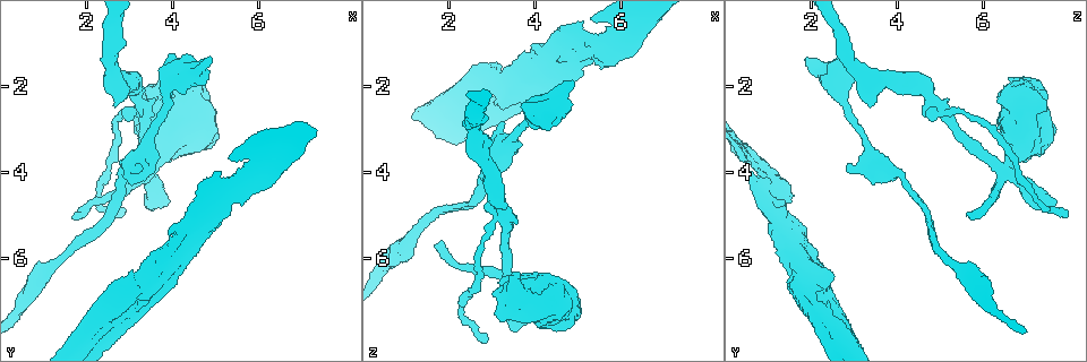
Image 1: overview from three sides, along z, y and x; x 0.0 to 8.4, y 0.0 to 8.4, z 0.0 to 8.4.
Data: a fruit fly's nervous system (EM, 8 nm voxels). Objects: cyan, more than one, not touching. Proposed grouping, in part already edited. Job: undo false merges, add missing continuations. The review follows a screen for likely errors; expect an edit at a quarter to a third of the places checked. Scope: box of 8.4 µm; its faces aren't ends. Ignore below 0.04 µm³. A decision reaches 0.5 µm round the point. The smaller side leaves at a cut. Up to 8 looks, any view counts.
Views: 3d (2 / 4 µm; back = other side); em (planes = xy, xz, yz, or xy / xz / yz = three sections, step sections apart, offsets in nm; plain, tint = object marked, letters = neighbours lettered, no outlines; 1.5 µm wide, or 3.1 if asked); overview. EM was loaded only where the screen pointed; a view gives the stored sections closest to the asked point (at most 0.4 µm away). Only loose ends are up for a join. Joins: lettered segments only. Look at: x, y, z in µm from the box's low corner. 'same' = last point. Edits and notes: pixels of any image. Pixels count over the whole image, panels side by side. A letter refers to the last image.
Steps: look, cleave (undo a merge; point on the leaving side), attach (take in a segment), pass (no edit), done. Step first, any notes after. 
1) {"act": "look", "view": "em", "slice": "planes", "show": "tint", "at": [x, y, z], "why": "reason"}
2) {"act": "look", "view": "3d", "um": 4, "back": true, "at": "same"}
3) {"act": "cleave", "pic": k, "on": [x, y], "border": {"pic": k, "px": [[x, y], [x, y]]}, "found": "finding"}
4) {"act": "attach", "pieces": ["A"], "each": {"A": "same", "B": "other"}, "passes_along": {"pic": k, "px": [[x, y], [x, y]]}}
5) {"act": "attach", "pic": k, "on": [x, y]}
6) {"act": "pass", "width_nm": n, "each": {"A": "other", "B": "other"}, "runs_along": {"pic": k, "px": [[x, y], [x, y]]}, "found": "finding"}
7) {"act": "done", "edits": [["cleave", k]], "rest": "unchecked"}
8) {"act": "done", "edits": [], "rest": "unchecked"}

{"act": "look", "view": "3d", "um": 4, "at": [3.30, 6.85, 2.20]}

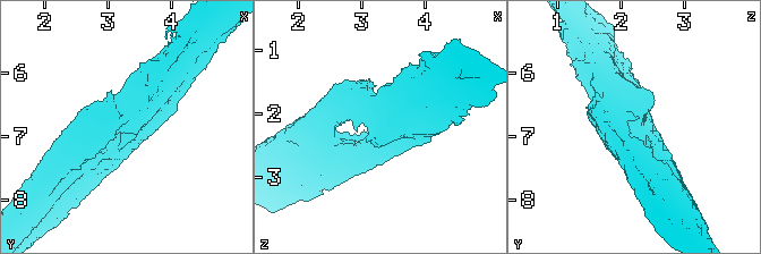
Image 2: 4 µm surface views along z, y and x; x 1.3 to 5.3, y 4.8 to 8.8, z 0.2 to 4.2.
{"act": "look", "view": "em", "slice": "xz", "step": 8, "show": "tint", "at": [3.30, 6.85, 2.20]}

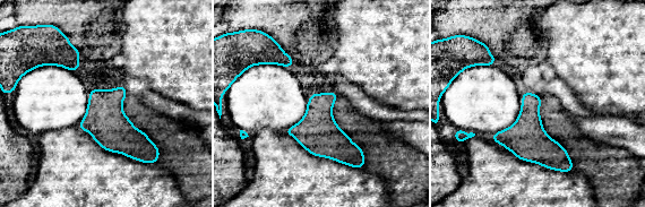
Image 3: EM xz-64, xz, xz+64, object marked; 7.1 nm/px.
{"act": "look", "view": "em", "slice": "xy", "step": 4, "show": "letters", "at": "same"}

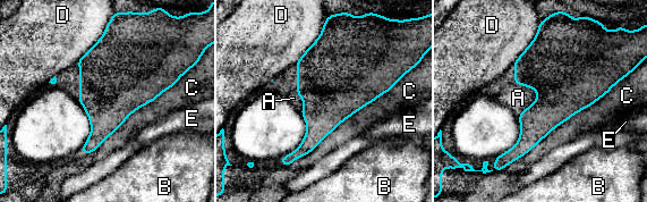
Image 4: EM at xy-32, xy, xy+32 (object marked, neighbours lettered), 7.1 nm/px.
{"act": "pass", "width_nm": 300, "each": {"A": "other", "B": "other", "C": "other", "D": "other", "E": "other"}, "border": {"pic": 4, "px": [[513, 83], [536, 92], [518, 116]]}, "found": "continuous, no second neuron"}

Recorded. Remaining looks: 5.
{"act": "look", "view": "em", "slice": "yz", "step": 8, "show": "tint", "at": [4.65, 5.70, 2.05], "why": "branch stops here"}

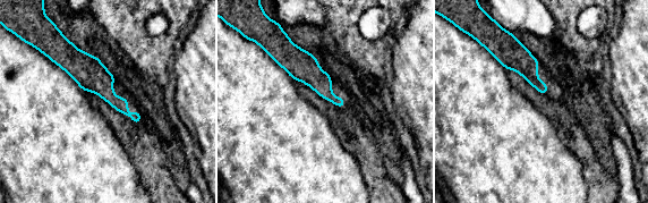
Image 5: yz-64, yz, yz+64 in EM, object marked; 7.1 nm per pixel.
{"act": "look", "view": "em", "slice": "xz", "step": 4, "show": "letters", "at": "same", "why": "another direction"}

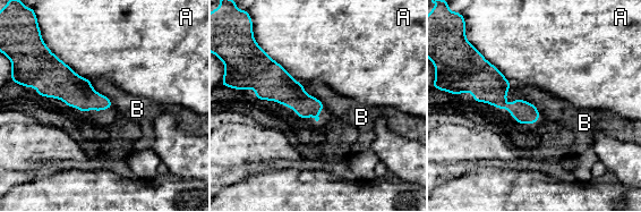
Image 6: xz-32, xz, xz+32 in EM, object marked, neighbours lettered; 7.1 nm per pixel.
{"act": "pass", "each": {"A": "other", "B": "other"}, "found": "none of them fits"}

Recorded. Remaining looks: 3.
{"act": "look", "view": "em", "slice": "planes", "show": "letters", "at": [4.85, 1.35, 1.85], "why": "branch stops here"}

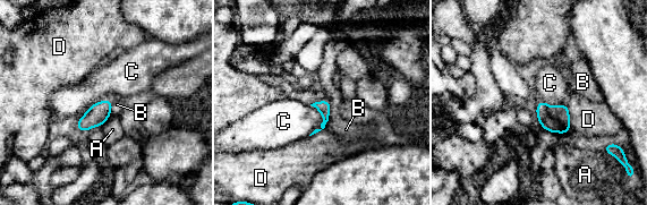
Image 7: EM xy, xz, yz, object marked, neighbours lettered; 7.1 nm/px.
{"act": "pass", "each": {"A": "other", "B": "other", "C": "other", "D": "other"}, "border": {"pic": 7, "px": [[329, 101], [329, 118], [323, 128]]}, "found": "no lettered segment goes on from it"}

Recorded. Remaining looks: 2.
{"act": "done", "edits": [], "rest": "unchecked"}

